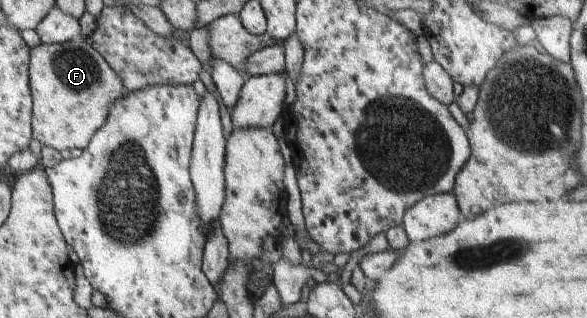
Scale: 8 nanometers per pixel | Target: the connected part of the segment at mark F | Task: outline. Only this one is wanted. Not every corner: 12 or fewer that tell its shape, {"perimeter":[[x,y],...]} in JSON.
{"perimeter":[[91,45],[31,49],[33,138],[85,149],[126,96]]}

